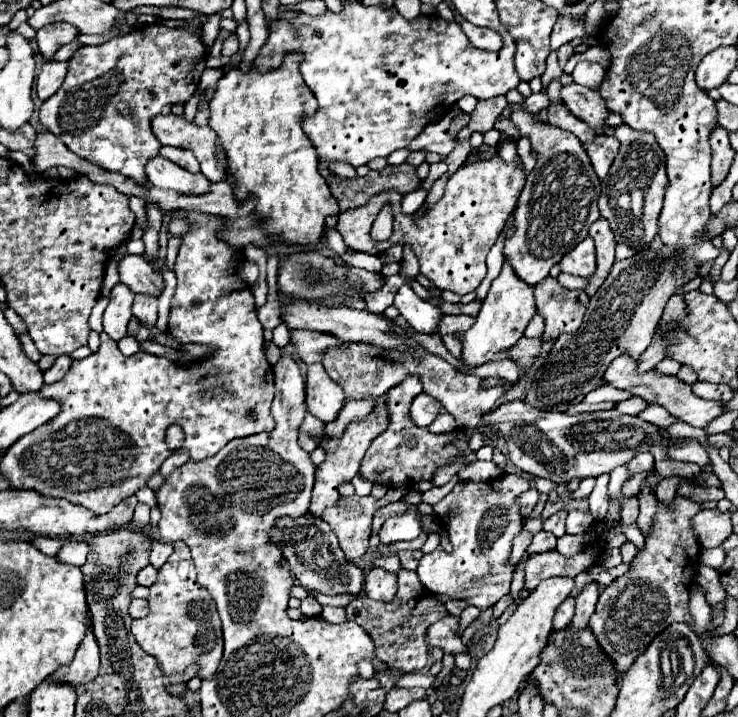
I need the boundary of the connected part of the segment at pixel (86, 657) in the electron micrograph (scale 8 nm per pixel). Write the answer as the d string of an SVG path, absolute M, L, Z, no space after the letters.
M92 630L86 632L84 640L80 642L74 660L60 668L52 676L52 680L60 680L60 684L70 684L70 686L80 686L86 682L92 682L98 676L98 666L100 666L100 656L98 656L98 644L96 638L92 636Z

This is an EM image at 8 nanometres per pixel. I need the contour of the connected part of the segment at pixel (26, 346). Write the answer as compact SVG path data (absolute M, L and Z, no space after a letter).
M22 334L22 336L18 336L20 338L20 344L22 344L22 350L24 350L24 354L34 362L34 364L38 364L40 362L40 358L42 358L42 354L34 348L34 342L32 342L32 338L28 336L28 334Z

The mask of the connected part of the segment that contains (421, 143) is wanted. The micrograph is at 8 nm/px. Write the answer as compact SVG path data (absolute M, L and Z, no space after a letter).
M447 113L436 124L428 124L428 128L424 128L424 132L420 136L416 136L416 140L412 140L406 148L410 152L424 150L424 152L438 152L442 156L448 156L458 142L456 138L446 134L451 121L452 118Z

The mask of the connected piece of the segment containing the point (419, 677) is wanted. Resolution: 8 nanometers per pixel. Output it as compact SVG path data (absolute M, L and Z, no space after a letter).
M424 672L424 674L408 674L408 676L402 676L400 680L398 680L398 688L414 688L414 686L420 686L420 688L424 688L424 690L428 690L428 688L432 688L434 686L434 680L436 680L436 676L432 676L432 674L428 674L428 672Z

